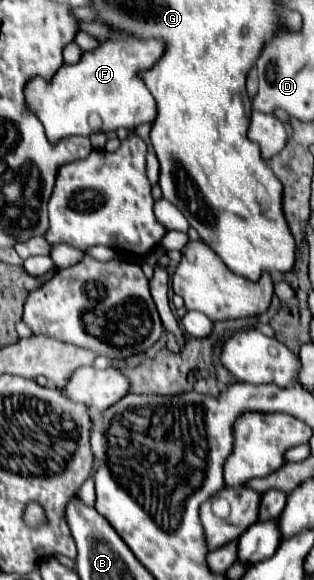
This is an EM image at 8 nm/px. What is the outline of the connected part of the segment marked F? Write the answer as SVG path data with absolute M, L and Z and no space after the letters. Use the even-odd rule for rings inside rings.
M129 35L109 37L93 51L85 51L75 65L61 65L49 81L45 77L33 77L25 85L25 107L39 117L49 143L57 143L61 137L89 137L121 127L131 131L141 123L153 123L157 113L155 99L137 73L149 69L161 55L163 43L157 39L141 41Z

